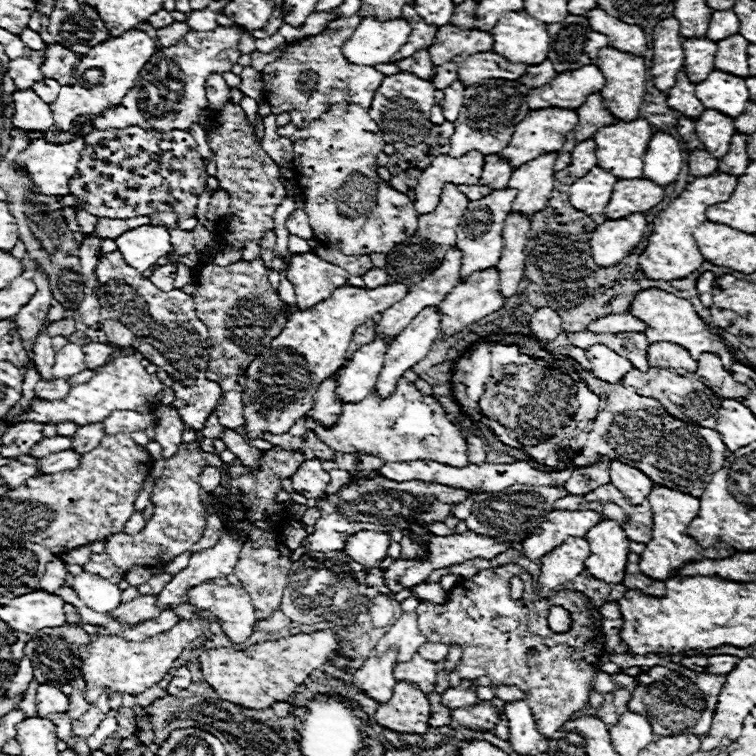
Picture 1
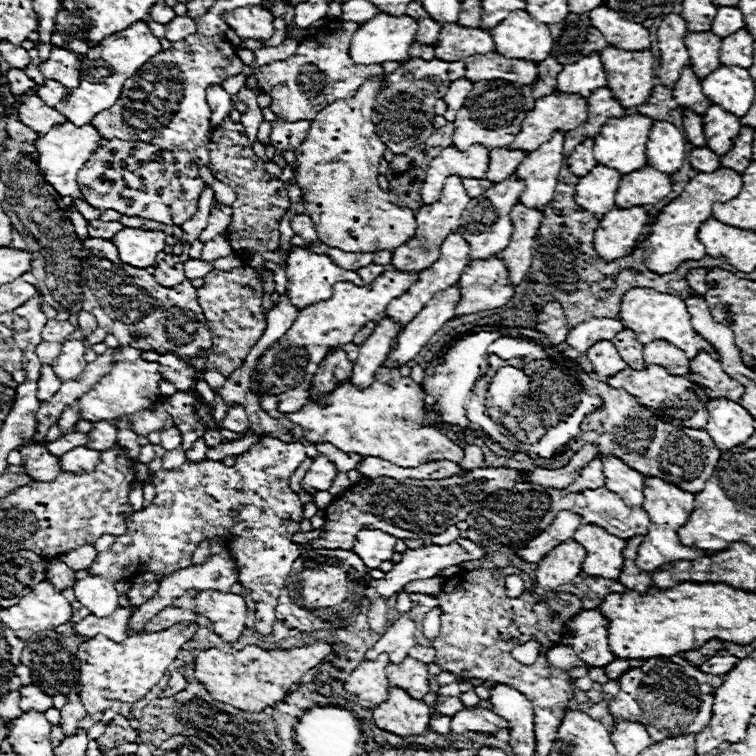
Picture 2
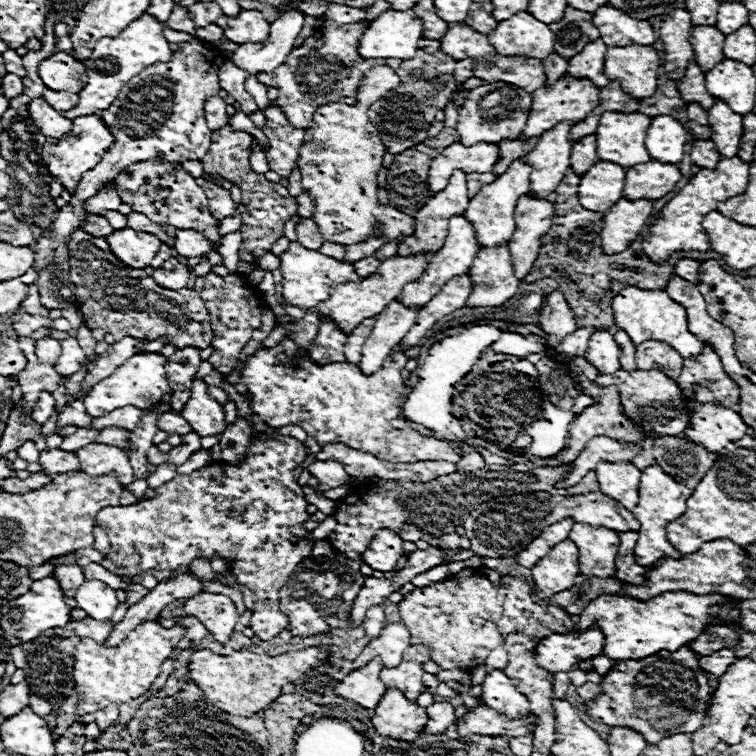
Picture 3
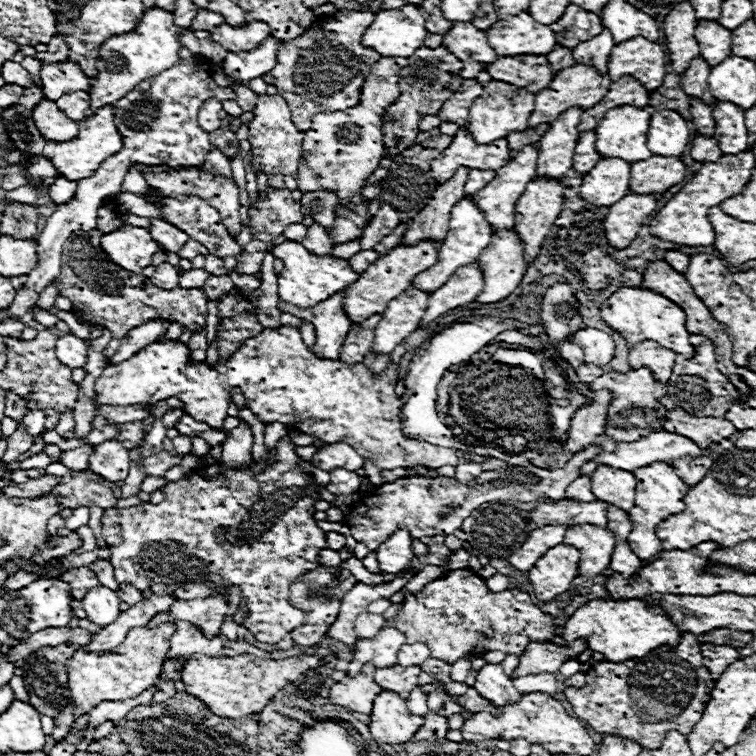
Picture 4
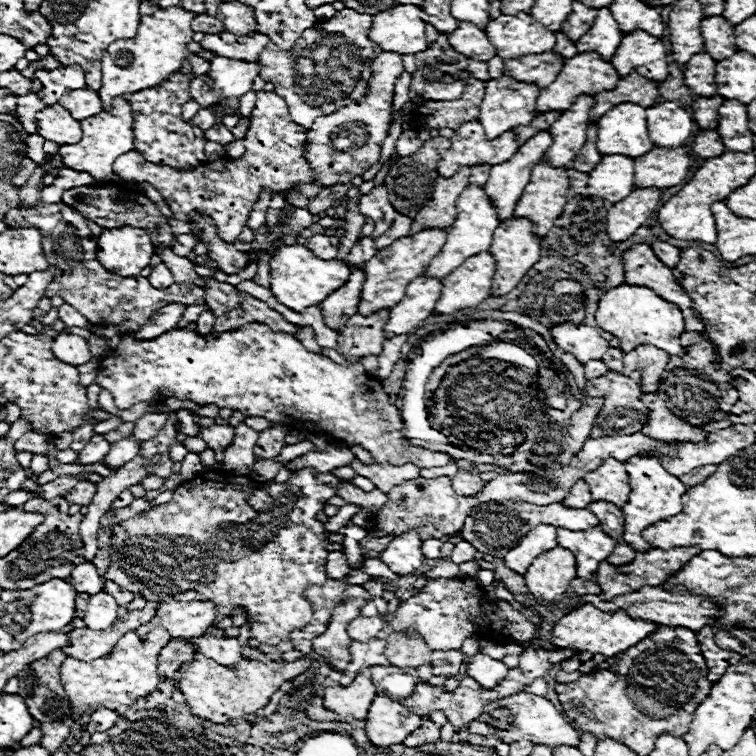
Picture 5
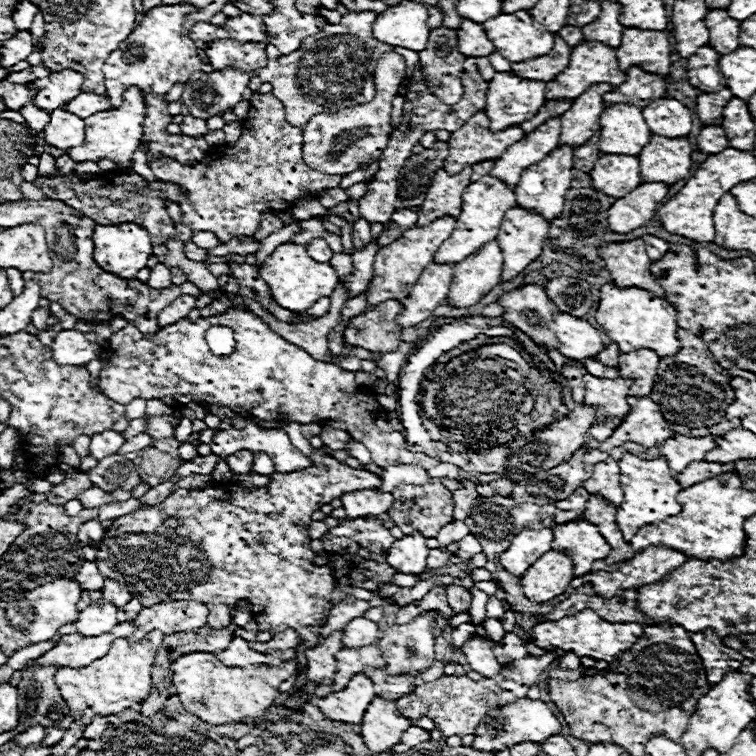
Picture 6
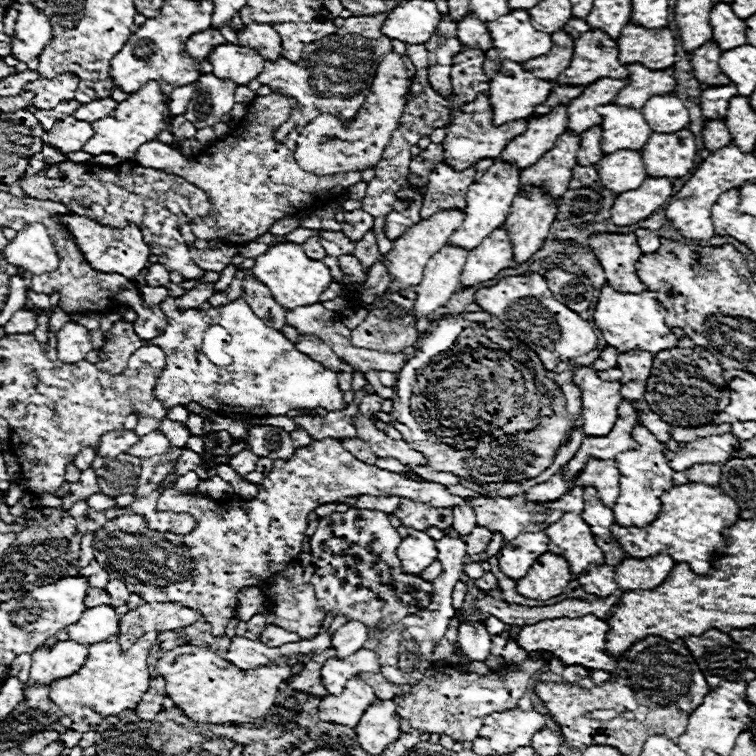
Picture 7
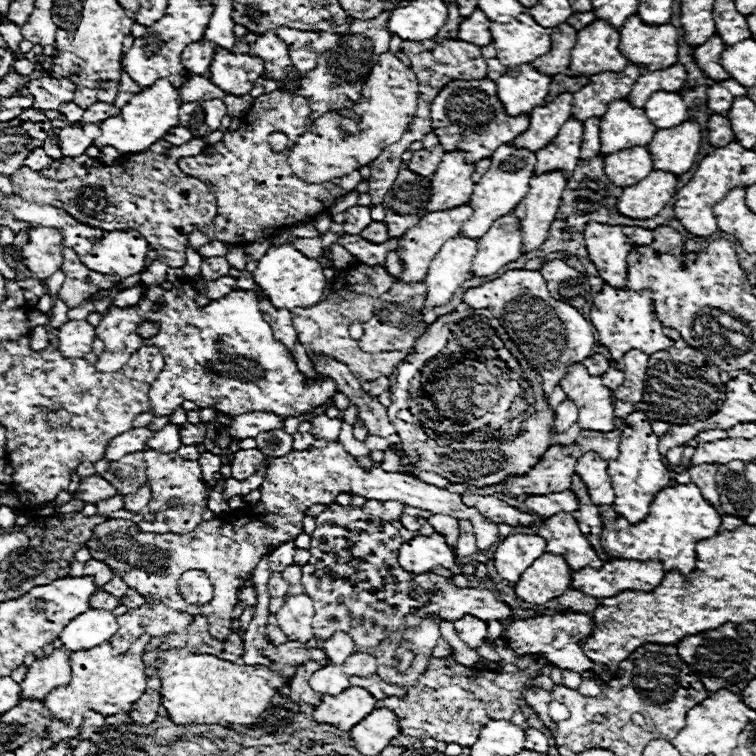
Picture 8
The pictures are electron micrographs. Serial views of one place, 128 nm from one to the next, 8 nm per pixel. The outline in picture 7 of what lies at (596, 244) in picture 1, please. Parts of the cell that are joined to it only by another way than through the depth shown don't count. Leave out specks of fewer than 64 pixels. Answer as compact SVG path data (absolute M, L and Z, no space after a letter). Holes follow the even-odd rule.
M646 178L646 182L624 194L618 194L610 208L610 220L616 226L630 226L646 220L672 196L672 182L668 178Z

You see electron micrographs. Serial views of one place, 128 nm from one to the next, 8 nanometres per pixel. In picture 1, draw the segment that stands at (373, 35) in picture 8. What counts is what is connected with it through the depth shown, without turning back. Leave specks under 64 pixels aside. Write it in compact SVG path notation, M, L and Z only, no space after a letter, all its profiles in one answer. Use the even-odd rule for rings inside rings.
M352 26L342 30L320 32L316 36L306 36L294 44L286 44L286 52L268 64L262 72L264 80L264 100L270 104L272 114L282 114L290 110L302 112L304 120L316 120L336 102L358 104L370 108L372 98L384 74L370 66L354 66L342 56L342 42L352 34ZM314 74L318 78L314 86Z

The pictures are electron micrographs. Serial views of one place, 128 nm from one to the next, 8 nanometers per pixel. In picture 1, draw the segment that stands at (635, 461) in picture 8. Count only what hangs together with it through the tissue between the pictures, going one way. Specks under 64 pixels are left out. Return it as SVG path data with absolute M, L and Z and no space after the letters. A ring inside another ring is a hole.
M654 486L648 500L654 510L654 536L652 536L652 542L646 544L646 550L642 552L642 558L638 562L642 574L646 574L650 578L658 578L660 582L666 582L666 580L670 580L670 574L686 562L696 562L698 558L718 560L718 558L730 558L730 554L736 554L736 550L724 542L716 542L716 544L704 548L698 542L694 542L694 538L690 538L688 526L698 516L698 510L700 510L698 498L694 498L690 494L682 494L678 490L670 490L666 486Z

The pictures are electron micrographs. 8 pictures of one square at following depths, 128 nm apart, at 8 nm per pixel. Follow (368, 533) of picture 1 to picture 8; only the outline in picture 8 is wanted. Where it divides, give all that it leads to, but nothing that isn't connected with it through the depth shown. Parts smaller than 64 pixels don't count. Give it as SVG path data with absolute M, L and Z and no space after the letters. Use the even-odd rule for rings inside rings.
M436 532L432 536L416 536L406 540L398 550L398 564L412 574L430 572L432 566L450 568L454 574L462 572L460 566L452 562L452 558L452 548L444 542L442 534Z

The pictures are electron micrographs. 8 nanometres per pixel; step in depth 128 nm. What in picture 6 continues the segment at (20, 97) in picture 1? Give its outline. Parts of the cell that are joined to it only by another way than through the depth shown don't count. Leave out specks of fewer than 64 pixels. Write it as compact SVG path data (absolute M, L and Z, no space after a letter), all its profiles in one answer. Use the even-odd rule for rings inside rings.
M52 110L50 122L44 126L44 140L54 148L74 148L84 142L86 124L66 110Z

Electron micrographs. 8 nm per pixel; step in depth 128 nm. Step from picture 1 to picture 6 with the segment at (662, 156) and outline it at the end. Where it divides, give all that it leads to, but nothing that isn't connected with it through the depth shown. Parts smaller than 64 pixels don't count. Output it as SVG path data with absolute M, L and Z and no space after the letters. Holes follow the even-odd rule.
M658 98L646 108L642 116L654 136L684 138L692 130L692 110L674 98Z

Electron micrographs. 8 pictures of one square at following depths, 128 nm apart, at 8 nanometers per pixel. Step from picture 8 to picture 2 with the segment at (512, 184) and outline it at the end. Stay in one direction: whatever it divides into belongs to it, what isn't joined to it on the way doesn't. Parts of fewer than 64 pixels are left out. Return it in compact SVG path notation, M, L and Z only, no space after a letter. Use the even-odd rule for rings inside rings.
M458 232L450 234L450 236L446 238L446 242L442 244L442 248L440 248L440 258L438 258L438 262L434 262L432 266L428 266L428 270L422 270L420 276L418 276L418 282L414 282L414 286L410 286L410 290L408 290L406 294L402 294L402 298L394 298L394 302L390 302L390 306L386 308L386 316L392 318L394 322L398 322L400 326L406 326L406 324L426 306L426 302L428 302L436 292L446 290L446 288L454 286L454 284L460 280L464 268L468 266L468 252L470 252L468 242L466 242Z

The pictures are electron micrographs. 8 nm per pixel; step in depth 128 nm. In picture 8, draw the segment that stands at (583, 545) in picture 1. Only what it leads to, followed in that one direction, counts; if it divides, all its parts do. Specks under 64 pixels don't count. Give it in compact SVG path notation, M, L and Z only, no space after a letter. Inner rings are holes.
M544 552L542 558L524 570L522 578L514 584L514 592L524 602L544 604L570 588L570 574L572 570L564 558Z

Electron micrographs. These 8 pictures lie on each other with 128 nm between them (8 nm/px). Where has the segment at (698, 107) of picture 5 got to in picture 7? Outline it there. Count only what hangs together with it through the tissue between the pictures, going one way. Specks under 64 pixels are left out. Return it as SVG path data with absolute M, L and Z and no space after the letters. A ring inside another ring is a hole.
M732 84L722 88L708 88L700 94L700 108L706 120L724 120L730 98L736 96L736 88Z

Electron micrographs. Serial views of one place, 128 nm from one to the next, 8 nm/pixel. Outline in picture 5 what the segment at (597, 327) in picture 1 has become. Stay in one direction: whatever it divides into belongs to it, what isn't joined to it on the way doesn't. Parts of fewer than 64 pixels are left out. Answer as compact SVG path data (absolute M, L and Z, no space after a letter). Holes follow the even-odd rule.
M564 352L564 354L560 356L560 360L562 360L564 366L572 372L572 376L574 376L578 388L584 390L584 384L586 384L586 378L584 378L584 366L582 366L582 364L580 364L580 362L570 354L570 352Z

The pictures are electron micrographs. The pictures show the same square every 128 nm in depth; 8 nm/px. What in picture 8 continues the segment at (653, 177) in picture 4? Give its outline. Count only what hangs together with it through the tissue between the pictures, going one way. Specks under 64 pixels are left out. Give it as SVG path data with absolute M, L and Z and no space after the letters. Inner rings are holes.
M694 120L670 130L658 130L650 146L646 146L650 150L654 170L672 172L676 176L688 172L694 166L700 140L700 126Z

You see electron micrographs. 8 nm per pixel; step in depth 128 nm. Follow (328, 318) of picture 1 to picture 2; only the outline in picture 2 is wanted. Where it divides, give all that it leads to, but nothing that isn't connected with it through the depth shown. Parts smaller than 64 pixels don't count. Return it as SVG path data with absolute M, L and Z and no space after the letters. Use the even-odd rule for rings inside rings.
M398 270L384 272L368 286L356 286L352 282L338 282L334 286L332 298L326 302L318 302L314 306L306 306L294 318L290 330L270 344L258 364L258 394L278 394L278 406L282 414L290 414L300 410L310 398L310 382L318 370L318 364L326 358L332 348L342 348L352 342L354 334L366 324L376 322L384 316L390 300L402 296L414 282L418 274L404 274Z

